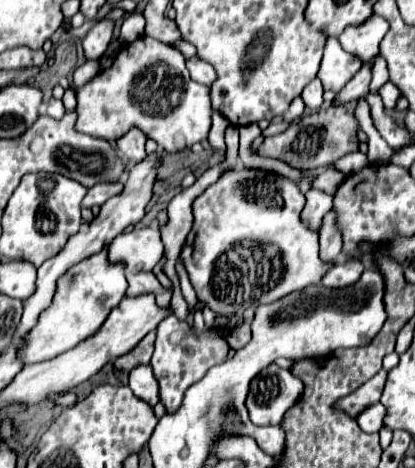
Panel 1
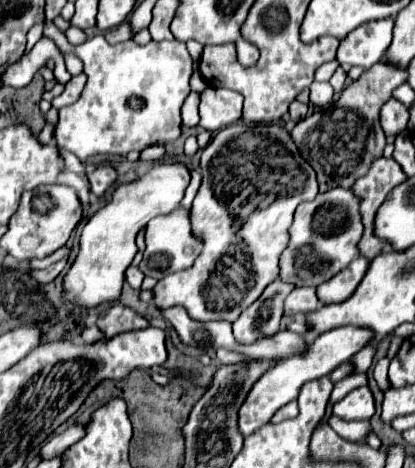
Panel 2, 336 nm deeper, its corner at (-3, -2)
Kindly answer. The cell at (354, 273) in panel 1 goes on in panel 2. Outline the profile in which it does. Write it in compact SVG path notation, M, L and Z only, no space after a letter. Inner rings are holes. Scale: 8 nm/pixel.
M365 257L353 259L339 275L331 277L327 283L317 287L317 295L321 303L341 303L353 295L357 285L361 283L363 275L369 269L369 261Z

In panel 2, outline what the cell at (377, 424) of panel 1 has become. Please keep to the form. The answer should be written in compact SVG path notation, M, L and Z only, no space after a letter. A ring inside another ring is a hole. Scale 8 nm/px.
M369 387L353 389L345 395L345 399L333 405L333 415L343 421L371 419L373 413L375 413L375 401L373 401L373 393Z

